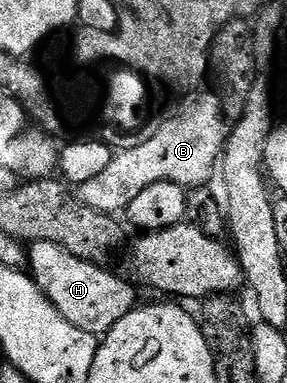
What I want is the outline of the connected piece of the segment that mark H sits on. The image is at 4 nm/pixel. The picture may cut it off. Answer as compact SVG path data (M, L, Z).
M45 239L33 242L27 248L26 263L29 268L32 266L30 274L40 292L51 301L54 309L58 309L58 313L62 313L62 317L66 317L66 321L78 325L82 333L103 337L122 321L126 312L137 306L137 288L127 278L119 279L114 272L100 267L104 265L99 262L78 257L57 243Z

